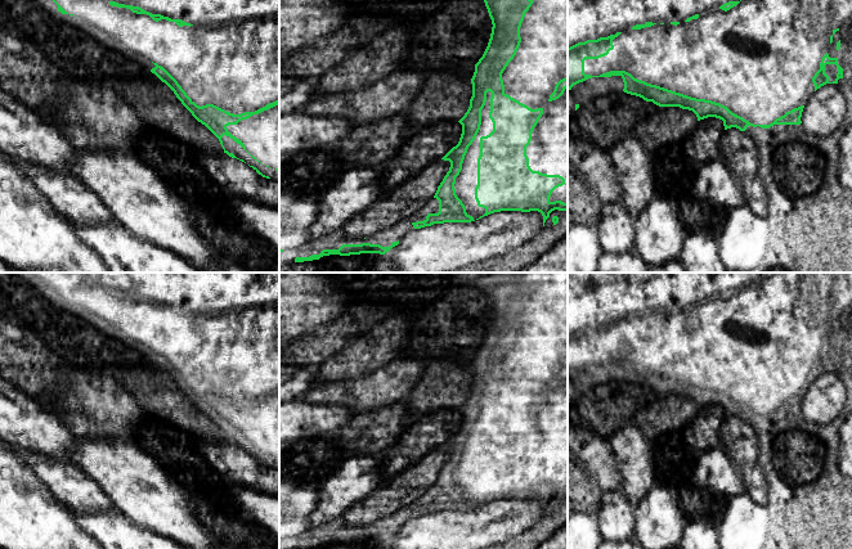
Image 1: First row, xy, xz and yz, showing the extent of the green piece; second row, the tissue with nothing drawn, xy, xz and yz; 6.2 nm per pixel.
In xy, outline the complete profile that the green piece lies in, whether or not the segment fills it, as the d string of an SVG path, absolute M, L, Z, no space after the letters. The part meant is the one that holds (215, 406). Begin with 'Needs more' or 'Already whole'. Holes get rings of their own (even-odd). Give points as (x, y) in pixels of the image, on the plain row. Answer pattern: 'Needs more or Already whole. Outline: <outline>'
Already whole. Outline: M153 351L156 355L151 357L152 361L154 361L162 370L165 370L176 383L176 386L181 390L181 392L192 401L192 404L205 413L220 429L224 441L227 441L232 446L237 446L233 441L229 441L224 433L221 426L229 424L233 427L237 432L239 432L245 438L246 435L242 431L242 428L237 427L228 419L229 413L237 413L242 408L247 408L254 402L259 402L264 399L268 399L275 393L279 392L279 387L266 392L265 395L255 399L255 400L245 400L241 402L233 402L229 401L214 392L206 392L206 393L197 393L181 377L181 374L178 372L178 369L161 354L157 351Z

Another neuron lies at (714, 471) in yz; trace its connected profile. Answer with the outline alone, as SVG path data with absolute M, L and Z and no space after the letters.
M721 444L696 454L692 480L703 490L721 494L727 499L745 492L740 472Z

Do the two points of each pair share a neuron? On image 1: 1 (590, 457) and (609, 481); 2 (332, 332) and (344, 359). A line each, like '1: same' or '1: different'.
1: same
2: different

